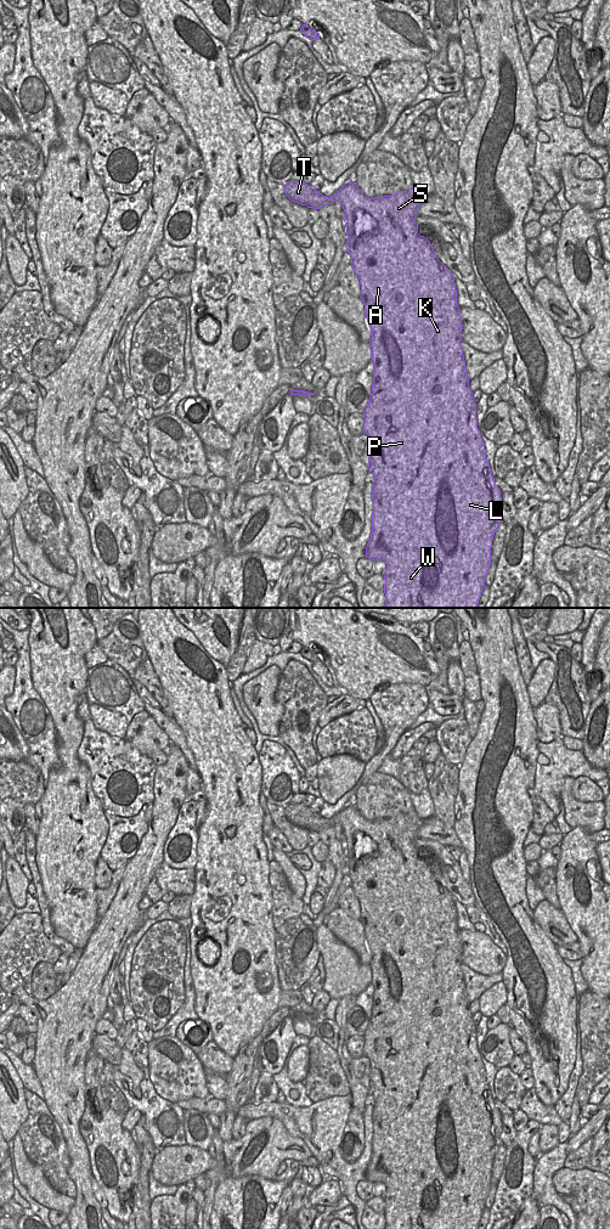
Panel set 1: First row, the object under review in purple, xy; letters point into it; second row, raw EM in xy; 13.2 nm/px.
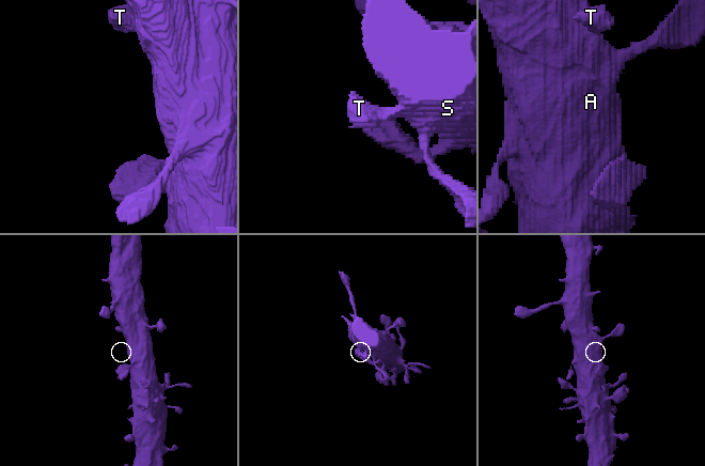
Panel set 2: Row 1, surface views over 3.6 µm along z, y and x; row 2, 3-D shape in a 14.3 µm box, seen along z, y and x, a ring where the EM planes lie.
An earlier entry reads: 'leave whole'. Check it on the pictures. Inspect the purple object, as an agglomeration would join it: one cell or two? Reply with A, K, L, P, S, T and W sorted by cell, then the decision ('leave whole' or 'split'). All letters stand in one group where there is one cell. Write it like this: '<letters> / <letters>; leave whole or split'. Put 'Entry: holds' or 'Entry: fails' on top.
Entry: holds
A K L P S T W; leave whole

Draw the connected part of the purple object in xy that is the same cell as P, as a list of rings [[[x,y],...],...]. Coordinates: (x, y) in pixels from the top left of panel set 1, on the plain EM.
[[[301,802],[287,805],[284,807],[284,814],[292,824],[314,831],[340,824],[345,835],[344,845],[348,857],[346,874],[351,879],[351,887],[360,902],[360,920],[365,928],[366,941],[372,952],[369,965],[372,970],[371,983],[374,987],[374,992],[372,1015],[363,1034],[363,1055],[367,1056],[371,1062],[368,1089],[374,1098],[374,1105],[372,1112],[372,1156],[366,1169],[366,1179],[372,1183],[384,1183],[386,1186],[384,1197],[384,1229],[478,1229],[491,1186],[492,1162],[498,1148],[502,1145],[502,1120],[501,1112],[495,1105],[486,1079],[485,1066],[478,1052],[476,1026],[469,1010],[464,977],[461,970],[463,947],[457,925],[454,898],[436,880],[430,864],[418,856],[418,847],[414,844],[424,819],[413,810],[407,813],[399,813],[391,818],[367,821],[362,817],[358,808],[352,805],[346,805],[339,813],[327,819]]]

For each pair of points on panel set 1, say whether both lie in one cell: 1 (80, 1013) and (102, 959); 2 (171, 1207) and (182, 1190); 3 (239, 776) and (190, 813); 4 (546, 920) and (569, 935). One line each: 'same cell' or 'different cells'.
1: same cell
2: same cell
3: different cells
4: same cell

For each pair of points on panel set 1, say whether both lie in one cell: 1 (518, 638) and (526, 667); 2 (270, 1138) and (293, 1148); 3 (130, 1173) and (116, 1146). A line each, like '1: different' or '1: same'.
1: same
2: same
3: same

